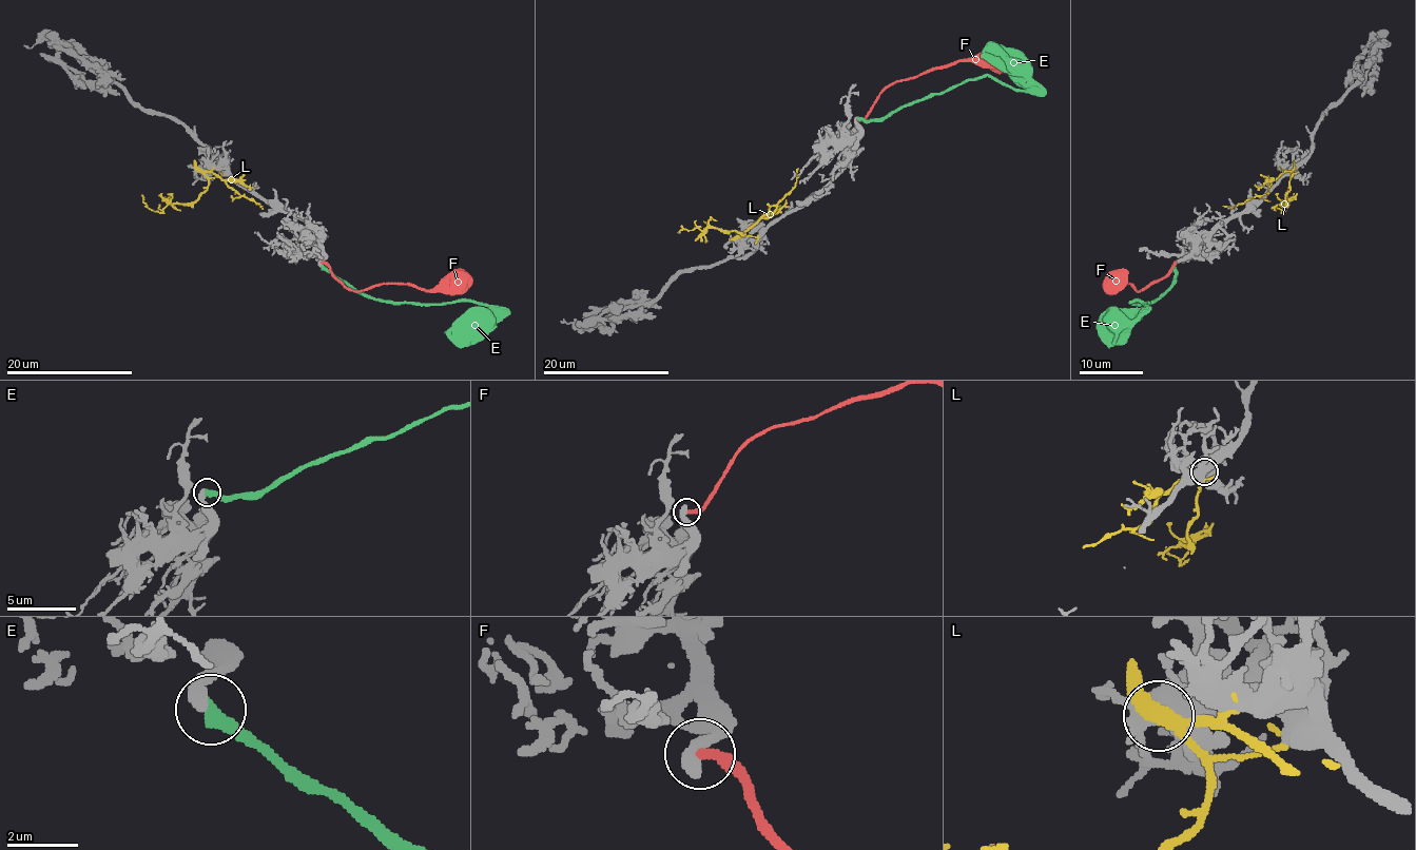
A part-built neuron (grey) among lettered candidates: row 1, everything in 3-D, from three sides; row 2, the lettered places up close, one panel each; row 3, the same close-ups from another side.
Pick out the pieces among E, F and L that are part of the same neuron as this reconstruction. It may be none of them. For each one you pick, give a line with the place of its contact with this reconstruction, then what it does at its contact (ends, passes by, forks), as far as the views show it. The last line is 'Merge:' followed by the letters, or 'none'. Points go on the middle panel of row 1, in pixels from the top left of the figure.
E: Touches grey at (858, 118). It ends there
Merge: E

